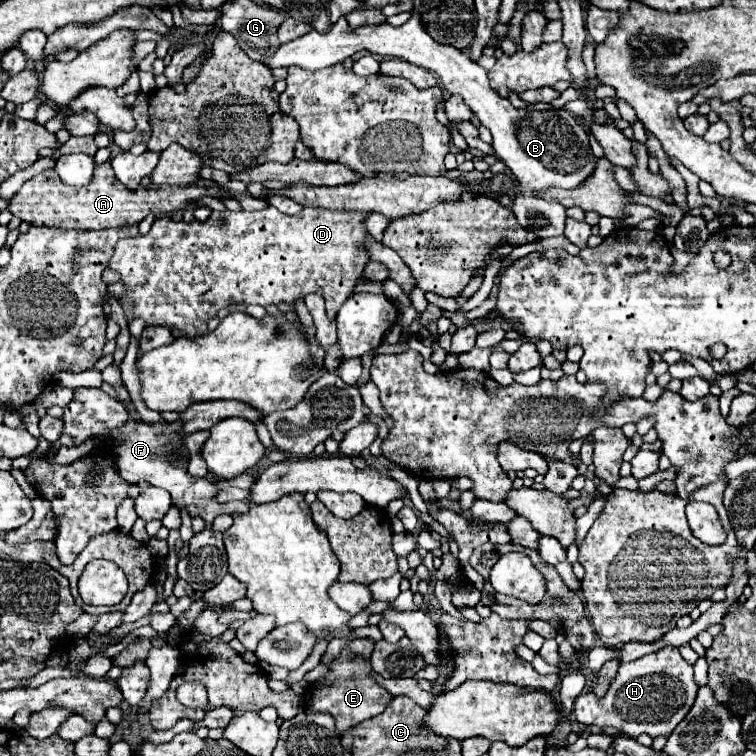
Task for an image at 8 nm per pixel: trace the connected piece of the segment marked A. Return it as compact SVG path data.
M109 162L95 168L93 180L89 186L73 188L65 186L55 170L45 170L35 174L31 180L27 180L21 190L9 200L7 210L25 220L33 226L55 226L55 228L77 228L77 230L101 230L101 228L113 228L123 224L139 224L147 214L151 212L169 212L169 210L181 210L189 202L203 198L203 196L229 196L221 192L219 188L199 188L199 186L139 186L137 190L125 190L121 182L117 182L113 168Z

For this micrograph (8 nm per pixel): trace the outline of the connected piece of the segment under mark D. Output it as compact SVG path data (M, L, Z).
M269 206L261 212L245 212L245 210L241 210L241 212L229 212L229 210L215 212L213 210L209 220L203 222L203 224L197 222L197 220L187 224L183 220L173 222L171 218L159 218L159 220L153 222L149 234L135 236L135 238L123 238L121 242L117 242L115 252L109 260L109 268L115 270L121 276L119 282L125 286L125 294L119 298L119 302L121 302L121 308L125 310L127 322L131 322L133 318L141 318L141 320L145 320L145 326L165 326L171 332L181 330L185 334L185 338L197 338L197 336L205 334L209 318L213 318L221 308L227 308L231 304L245 304L245 306L249 306L249 304L259 304L259 306L287 304L287 306L295 306L295 302L299 298L305 298L307 294L321 294L325 298L327 318L335 320L339 308L353 294L355 284L361 280L363 264L369 262L369 258L365 258L365 248L363 248L363 242L365 242L365 236L367 236L367 230L363 226L363 218L365 218L365 212L331 212L331 210L321 210L321 208L303 208L295 216L285 216L273 206Z

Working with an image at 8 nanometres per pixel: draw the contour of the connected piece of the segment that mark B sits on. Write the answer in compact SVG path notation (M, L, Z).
M413 14L409 22L397 28L391 24L381 24L361 26L361 30L351 30L351 26L347 24L347 16L341 16L327 34L317 34L315 30L311 30L301 38L281 44L273 54L263 58L263 64L269 68L297 66L315 72L343 62L359 50L369 50L371 54L379 56L401 58L421 68L427 68L429 72L435 72L443 80L443 86L449 90L449 94L459 94L463 102L475 112L479 122L493 134L493 148L497 158L501 158L509 166L509 170L519 182L513 200L513 214L517 216L517 222L537 238L551 238L563 234L567 218L565 206L539 200L535 198L535 192L547 186L577 186L593 172L597 158L591 152L585 128L565 108L553 108L551 104L529 104L525 108L511 106L507 98L501 98L499 92L491 88L485 68L481 68L477 62L471 62L465 52L449 44L435 42L421 26L421 18L417 14Z

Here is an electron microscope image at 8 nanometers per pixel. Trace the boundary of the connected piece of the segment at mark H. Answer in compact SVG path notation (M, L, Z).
M665 646L659 652L647 654L633 662L623 662L605 698L597 700L593 694L581 694L573 712L581 724L617 728L629 738L637 738L643 732L651 738L667 738L691 710L697 690L699 686L693 680L693 666L679 654L679 648Z

